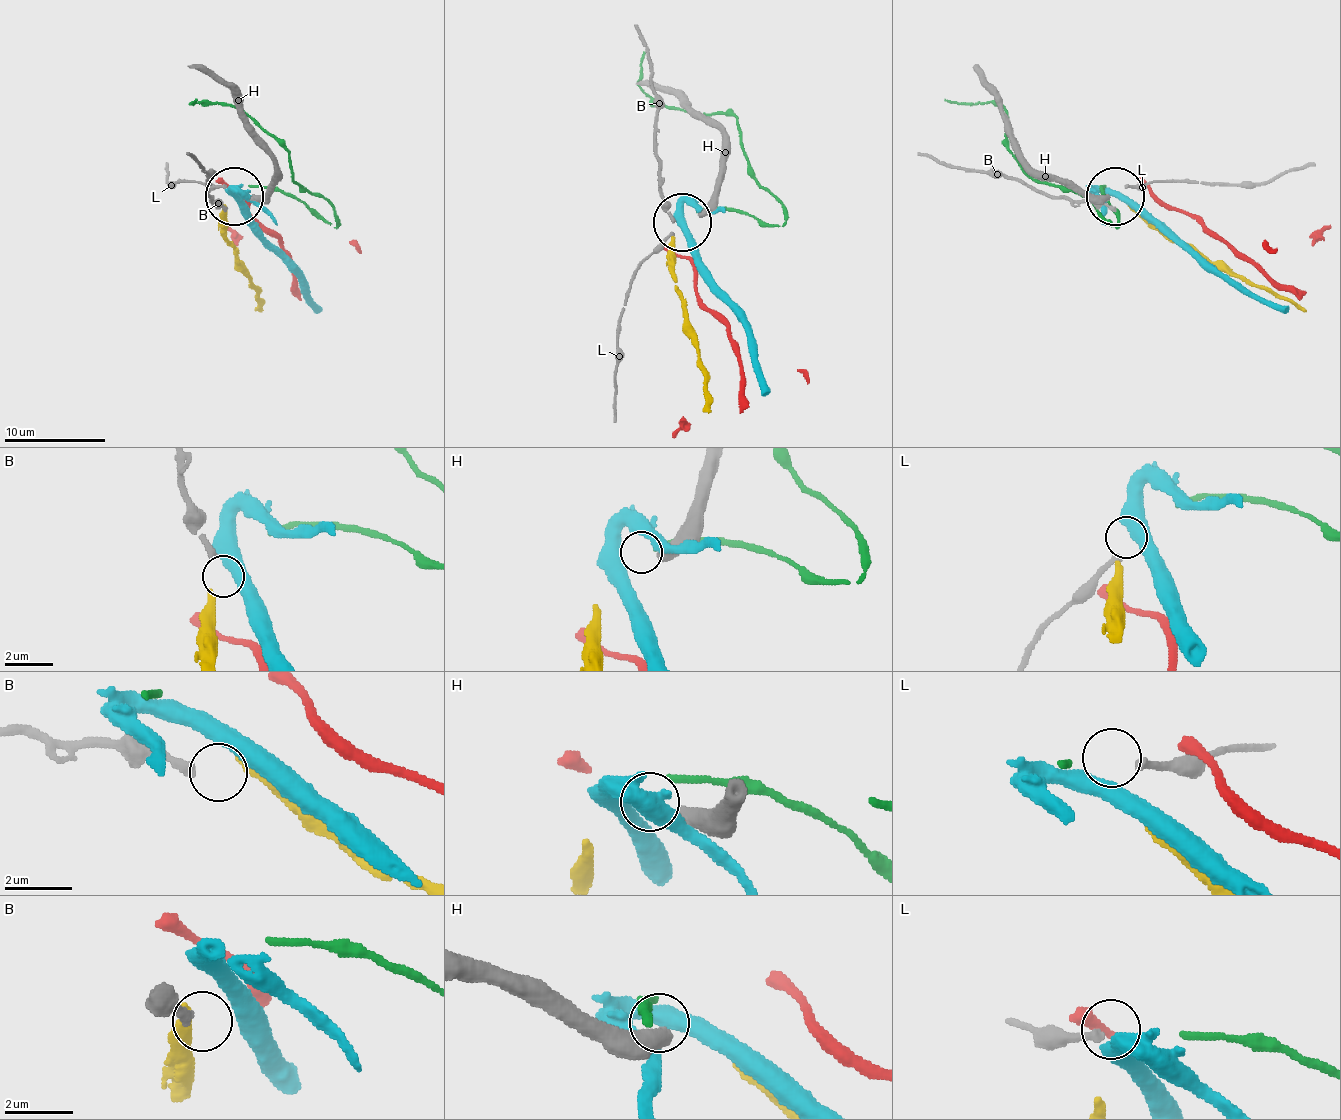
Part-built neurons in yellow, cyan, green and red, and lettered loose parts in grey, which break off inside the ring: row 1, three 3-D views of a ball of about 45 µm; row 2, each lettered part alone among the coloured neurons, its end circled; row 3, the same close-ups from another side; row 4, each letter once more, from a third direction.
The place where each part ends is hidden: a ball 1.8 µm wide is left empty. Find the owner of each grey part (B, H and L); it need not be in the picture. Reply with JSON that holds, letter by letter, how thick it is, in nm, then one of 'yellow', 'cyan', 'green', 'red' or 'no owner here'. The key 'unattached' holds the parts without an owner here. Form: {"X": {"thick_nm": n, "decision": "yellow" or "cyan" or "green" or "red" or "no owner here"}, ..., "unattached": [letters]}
{"B": {"thick_nm": 280, "decision": "no owner here"}, "H": {"thick_nm": 460, "decision": "cyan"}, "L": {"thick_nm": 240, "decision": "no owner here"}, "unattached": ["B", "L"]}

